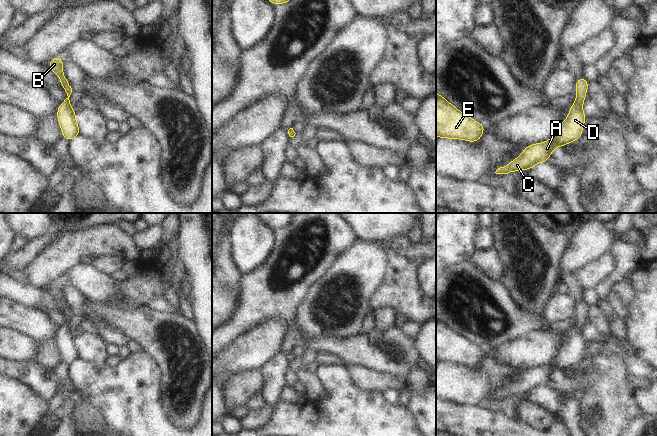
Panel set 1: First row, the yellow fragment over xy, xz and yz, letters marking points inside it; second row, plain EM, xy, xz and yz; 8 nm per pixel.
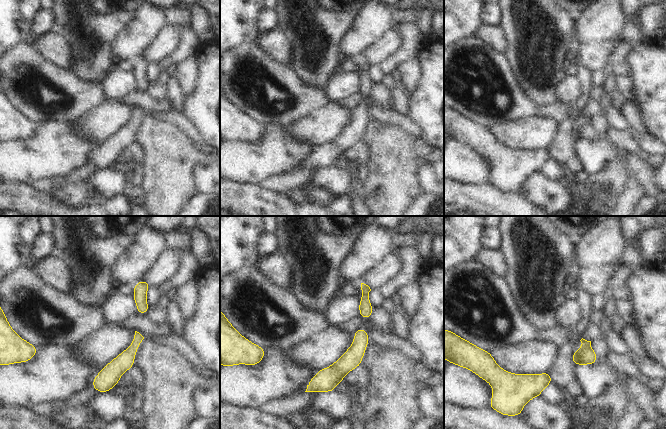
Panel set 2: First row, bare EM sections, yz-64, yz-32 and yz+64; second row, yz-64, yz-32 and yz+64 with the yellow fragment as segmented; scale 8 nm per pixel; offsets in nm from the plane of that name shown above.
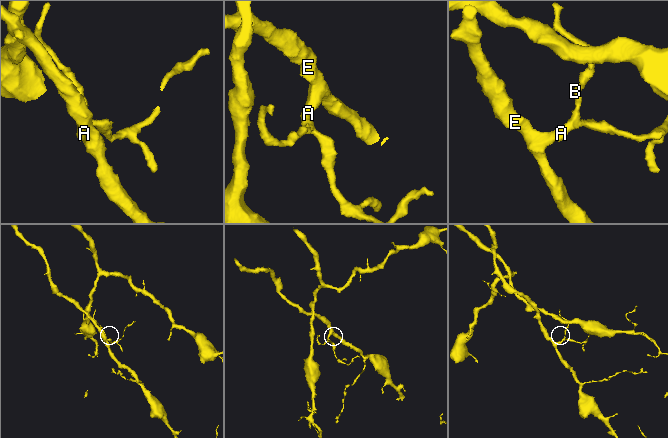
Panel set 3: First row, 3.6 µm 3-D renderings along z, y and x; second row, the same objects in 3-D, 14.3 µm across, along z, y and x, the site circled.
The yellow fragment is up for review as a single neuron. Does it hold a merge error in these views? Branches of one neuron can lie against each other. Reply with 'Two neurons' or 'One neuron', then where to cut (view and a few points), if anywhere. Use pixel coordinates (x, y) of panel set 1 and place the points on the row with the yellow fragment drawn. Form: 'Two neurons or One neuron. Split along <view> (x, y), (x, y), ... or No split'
One neuron. No split

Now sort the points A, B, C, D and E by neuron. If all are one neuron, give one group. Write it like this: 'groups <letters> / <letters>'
groups A B C D E

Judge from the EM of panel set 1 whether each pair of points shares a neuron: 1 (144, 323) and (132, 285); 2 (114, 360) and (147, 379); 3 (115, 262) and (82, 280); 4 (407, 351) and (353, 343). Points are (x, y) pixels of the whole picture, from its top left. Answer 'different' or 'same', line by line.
1: different
2: different
3: different
4: same

